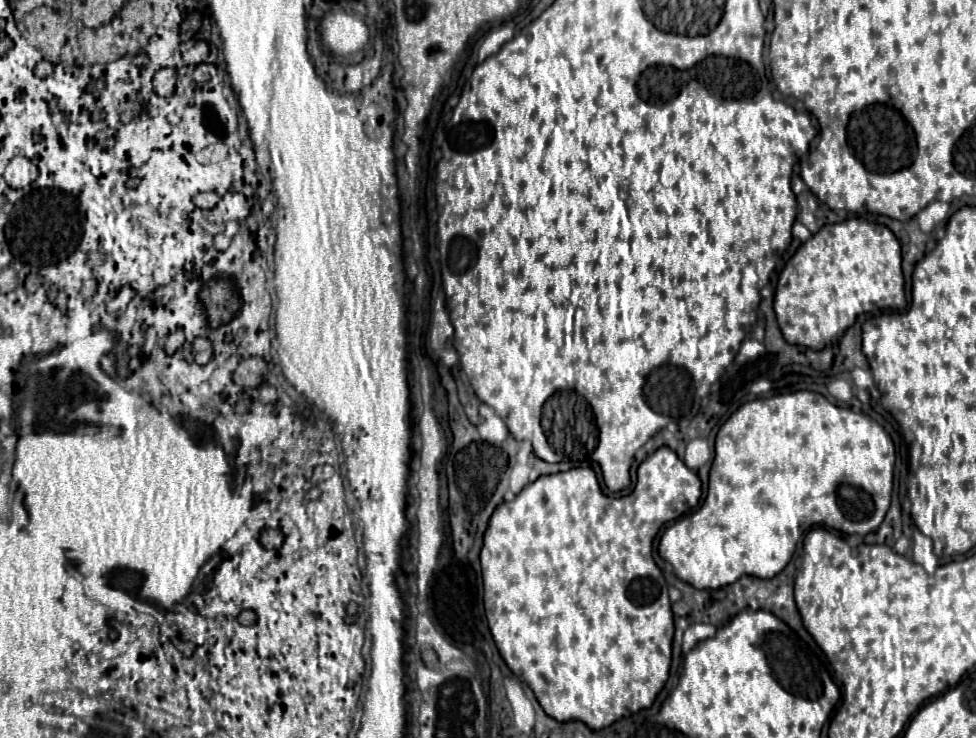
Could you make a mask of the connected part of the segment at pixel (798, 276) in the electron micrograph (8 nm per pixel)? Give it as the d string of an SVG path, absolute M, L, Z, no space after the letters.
M863 218L827 224L789 258L779 274L773 308L789 344L821 350L837 342L863 312L905 308L905 280L901 272L901 244L895 234Z

